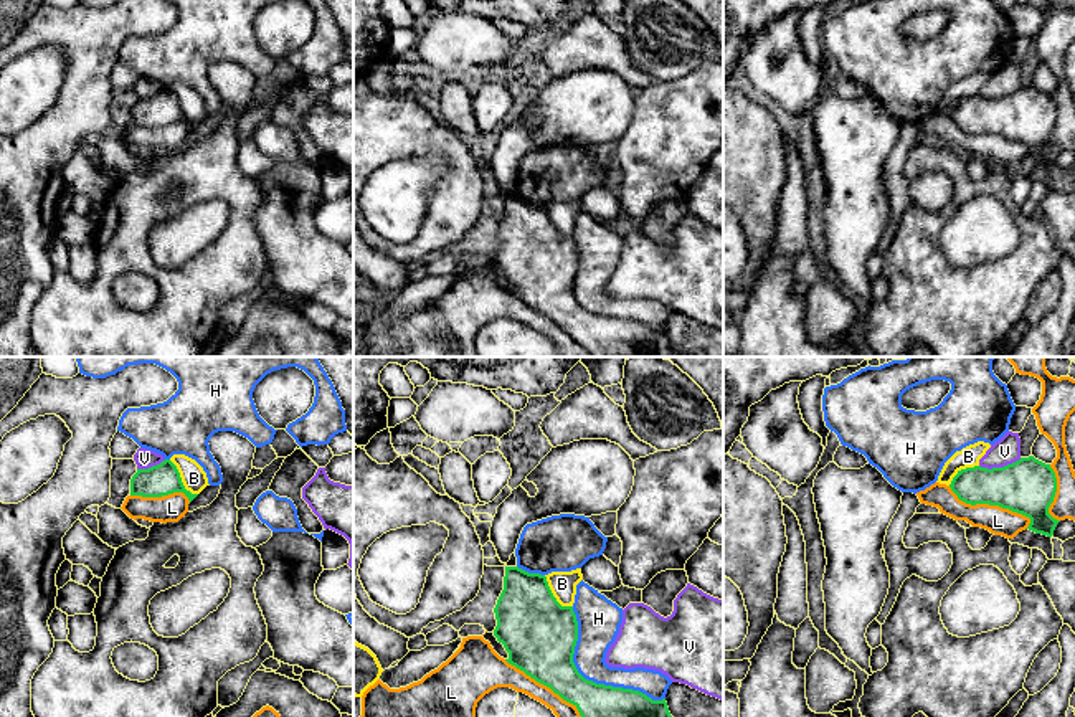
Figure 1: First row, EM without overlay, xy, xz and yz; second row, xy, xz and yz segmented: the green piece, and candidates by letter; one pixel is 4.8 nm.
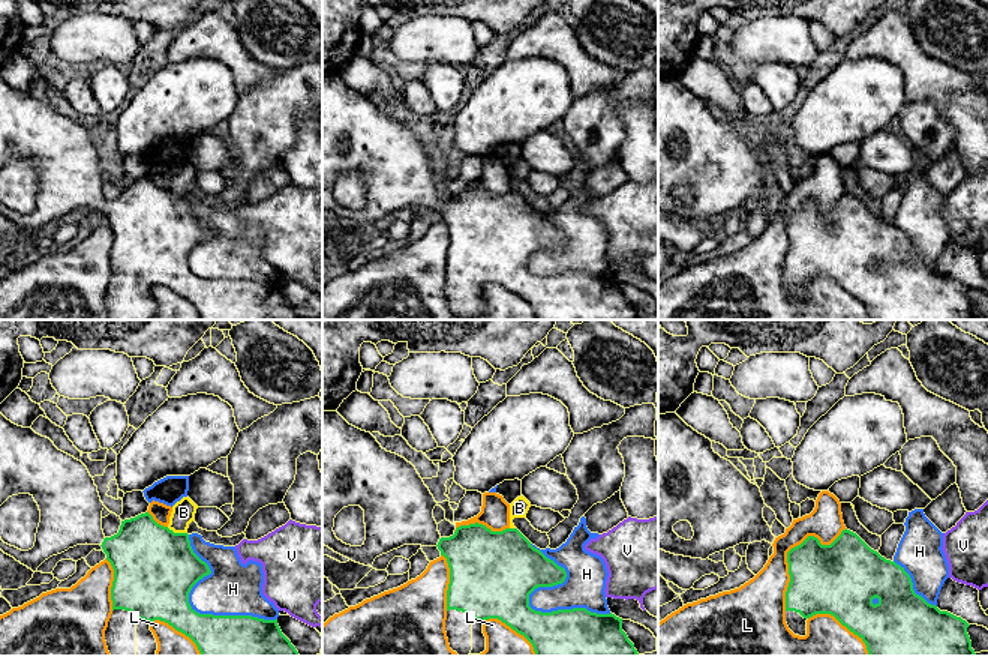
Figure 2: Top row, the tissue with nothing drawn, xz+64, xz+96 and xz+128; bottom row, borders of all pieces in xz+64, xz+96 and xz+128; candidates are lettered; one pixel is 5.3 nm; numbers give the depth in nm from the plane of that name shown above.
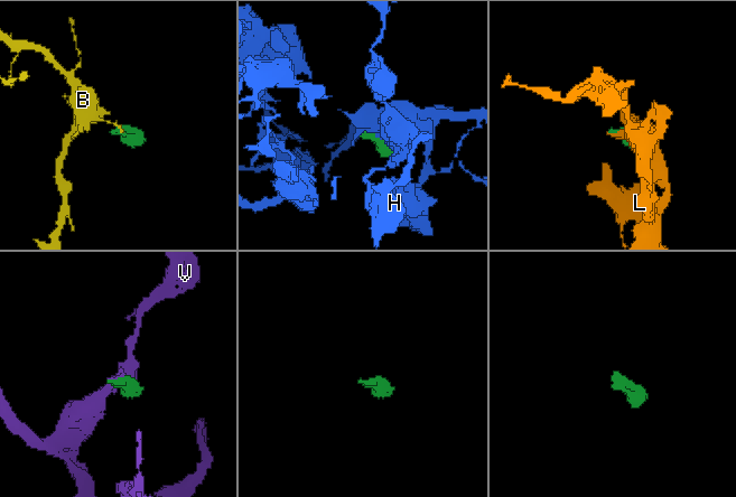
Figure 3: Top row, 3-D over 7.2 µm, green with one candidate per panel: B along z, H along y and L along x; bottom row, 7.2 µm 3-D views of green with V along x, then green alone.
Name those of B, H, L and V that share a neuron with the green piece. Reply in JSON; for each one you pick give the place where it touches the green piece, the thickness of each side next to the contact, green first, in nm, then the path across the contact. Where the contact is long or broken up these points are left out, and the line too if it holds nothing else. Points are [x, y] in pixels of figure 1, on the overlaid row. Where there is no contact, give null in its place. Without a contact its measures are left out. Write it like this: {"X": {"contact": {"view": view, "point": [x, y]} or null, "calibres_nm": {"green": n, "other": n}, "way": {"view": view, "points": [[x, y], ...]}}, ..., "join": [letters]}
{"join": []}

